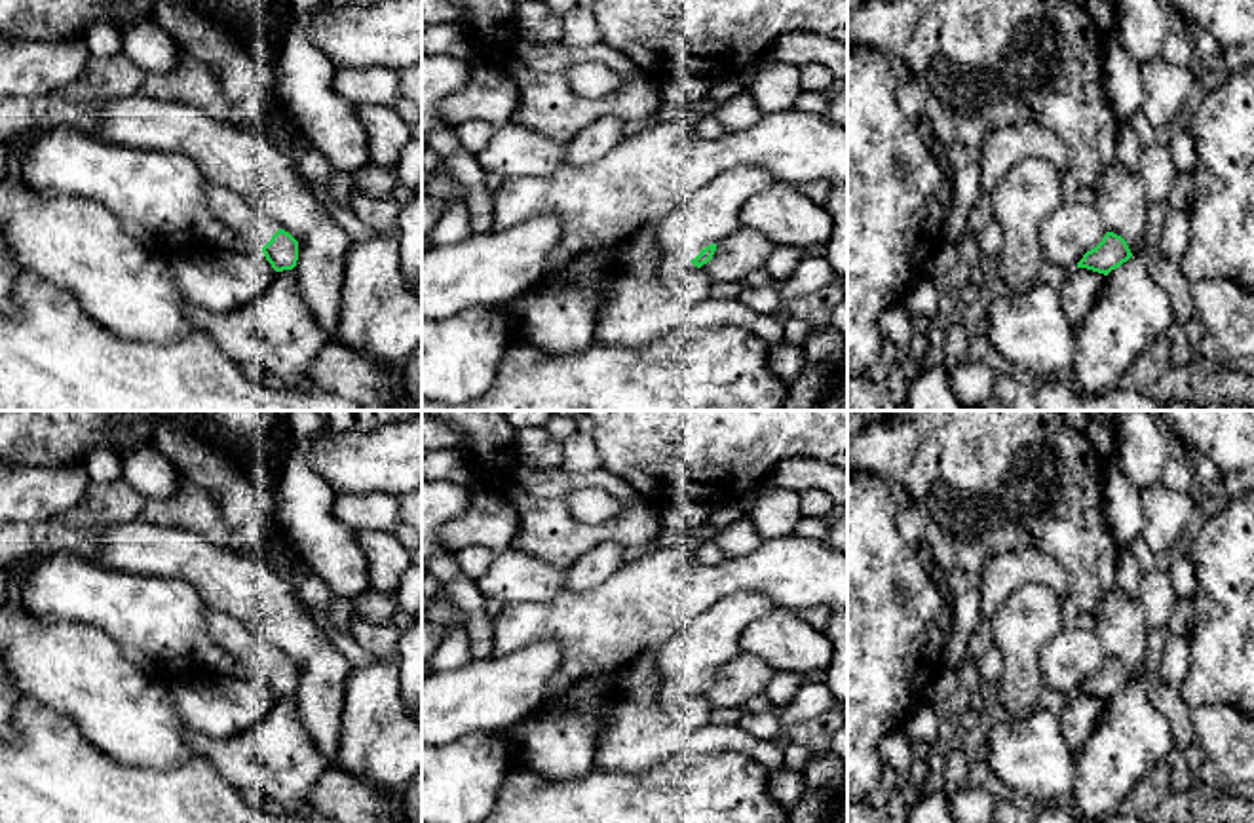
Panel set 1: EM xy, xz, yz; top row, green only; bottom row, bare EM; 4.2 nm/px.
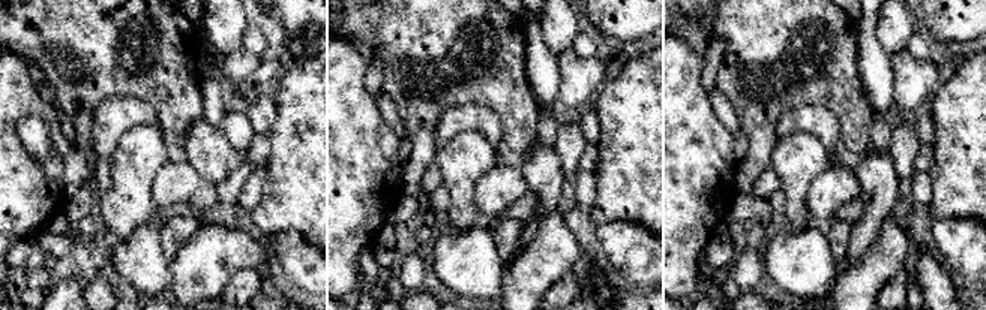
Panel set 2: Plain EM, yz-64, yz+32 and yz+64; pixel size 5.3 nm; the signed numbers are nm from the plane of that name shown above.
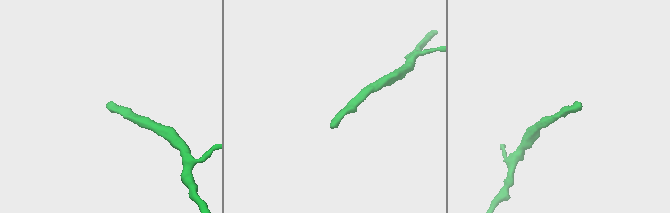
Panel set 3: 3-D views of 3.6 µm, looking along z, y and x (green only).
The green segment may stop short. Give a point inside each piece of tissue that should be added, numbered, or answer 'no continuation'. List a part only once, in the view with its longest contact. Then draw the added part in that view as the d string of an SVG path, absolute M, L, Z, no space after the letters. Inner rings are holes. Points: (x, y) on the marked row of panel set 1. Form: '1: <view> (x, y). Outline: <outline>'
1: xz (683, 280). Outline: M665 257L656 274L674 298L697 304L709 297L709 276L688 260Z

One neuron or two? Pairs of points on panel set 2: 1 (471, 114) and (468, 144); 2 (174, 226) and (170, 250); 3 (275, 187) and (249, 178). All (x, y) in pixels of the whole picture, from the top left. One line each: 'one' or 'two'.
1: two
2: one
3: two

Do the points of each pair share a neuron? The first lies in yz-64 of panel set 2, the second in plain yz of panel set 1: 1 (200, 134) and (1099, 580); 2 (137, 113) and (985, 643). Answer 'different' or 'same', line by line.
1: different
2: same

